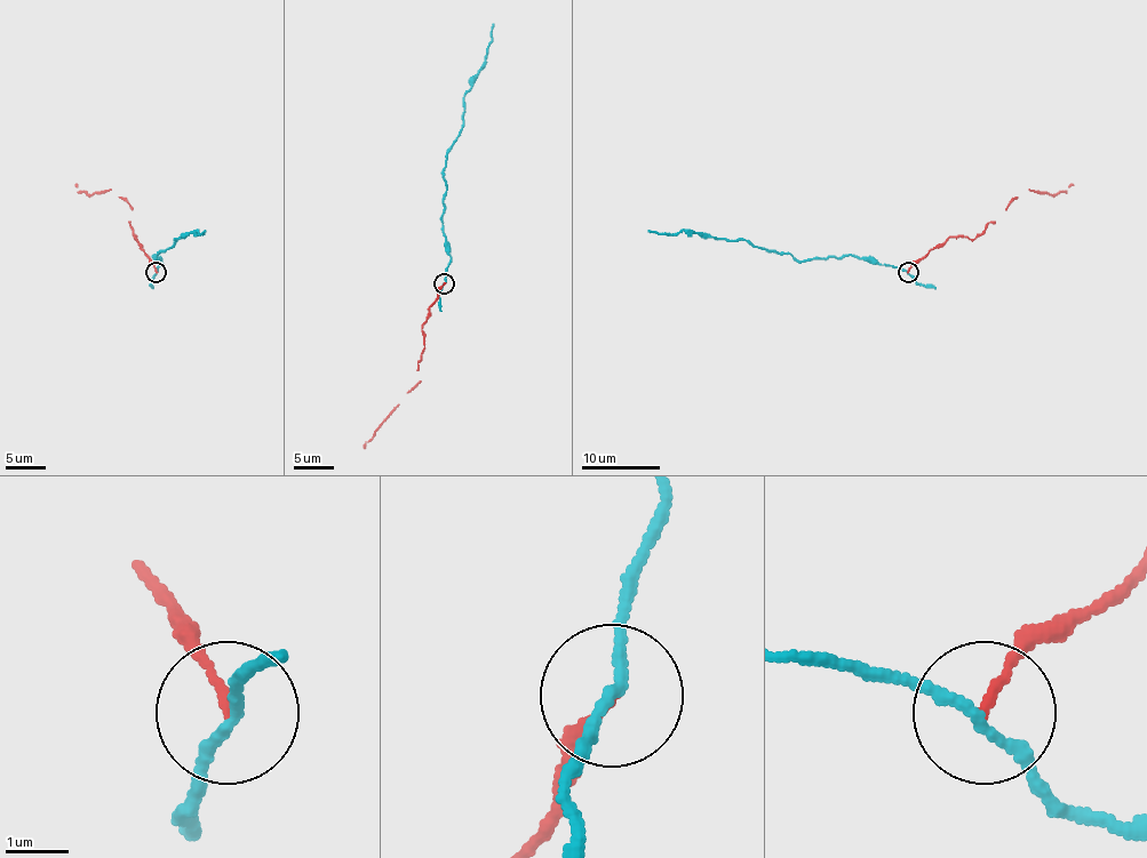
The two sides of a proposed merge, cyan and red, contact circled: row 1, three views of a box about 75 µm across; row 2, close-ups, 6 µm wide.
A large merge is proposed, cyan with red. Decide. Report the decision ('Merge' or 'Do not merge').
Do not merge

